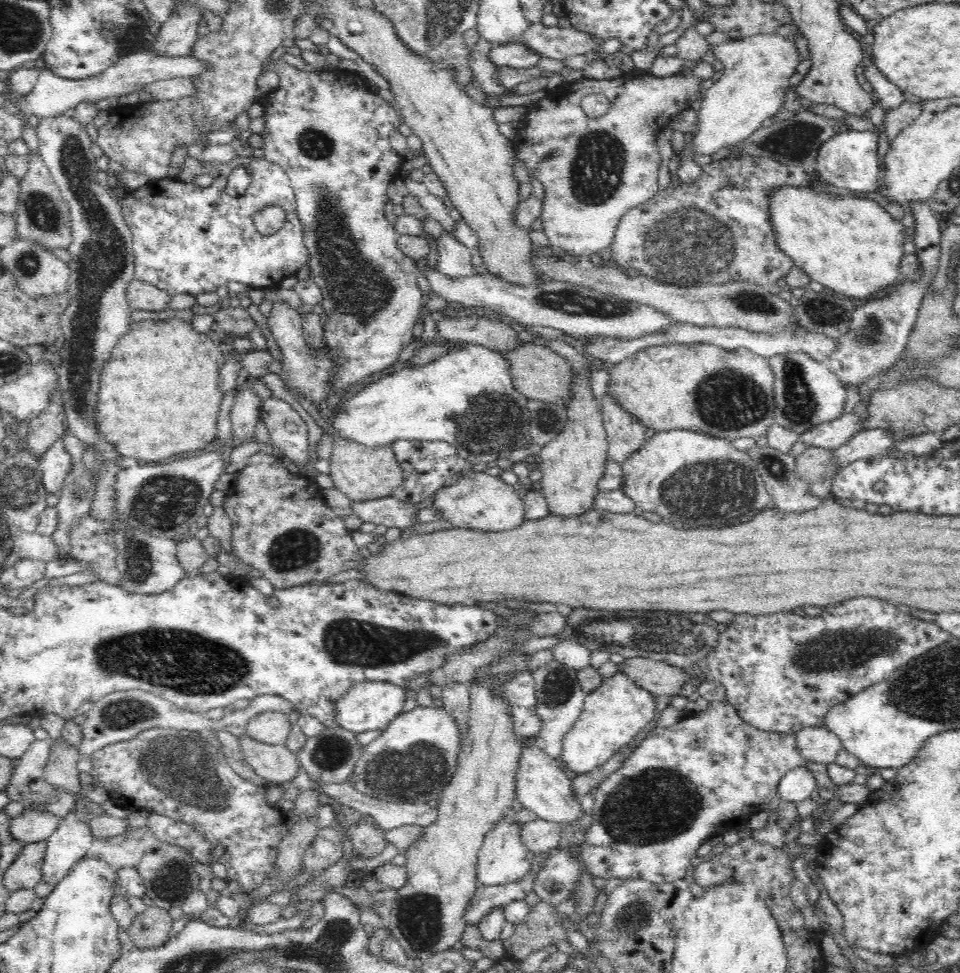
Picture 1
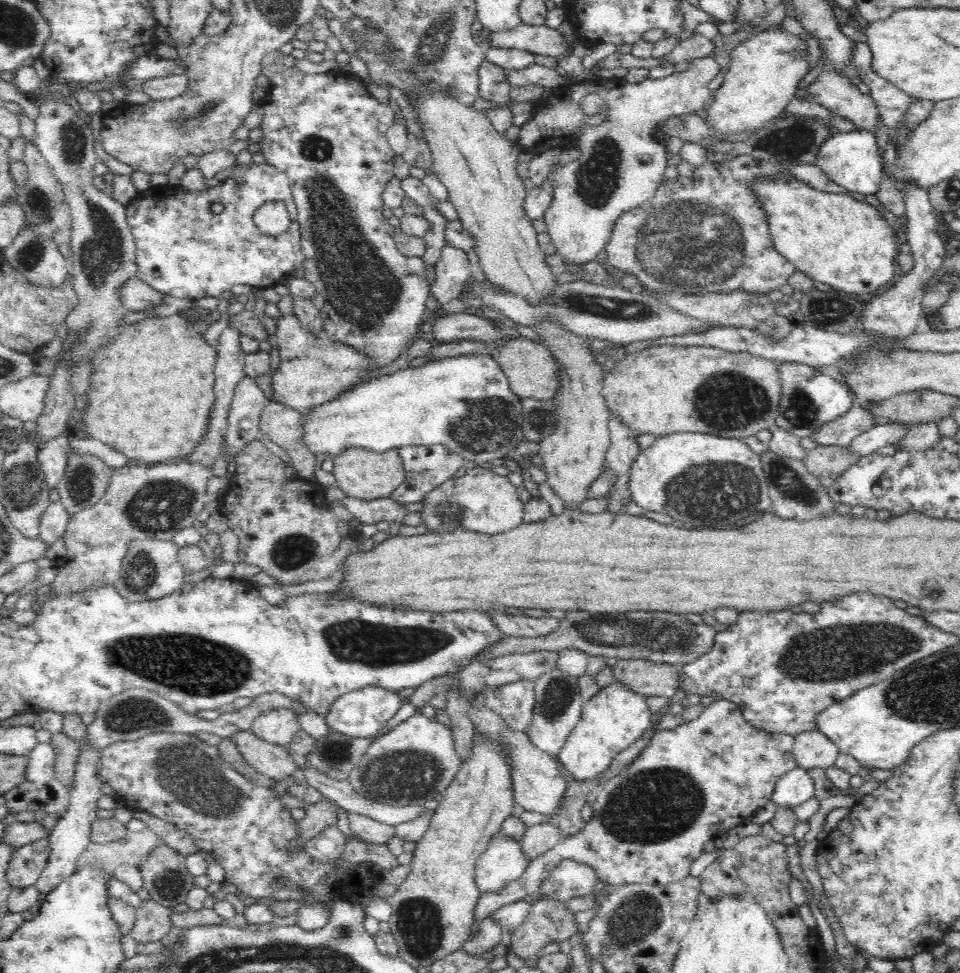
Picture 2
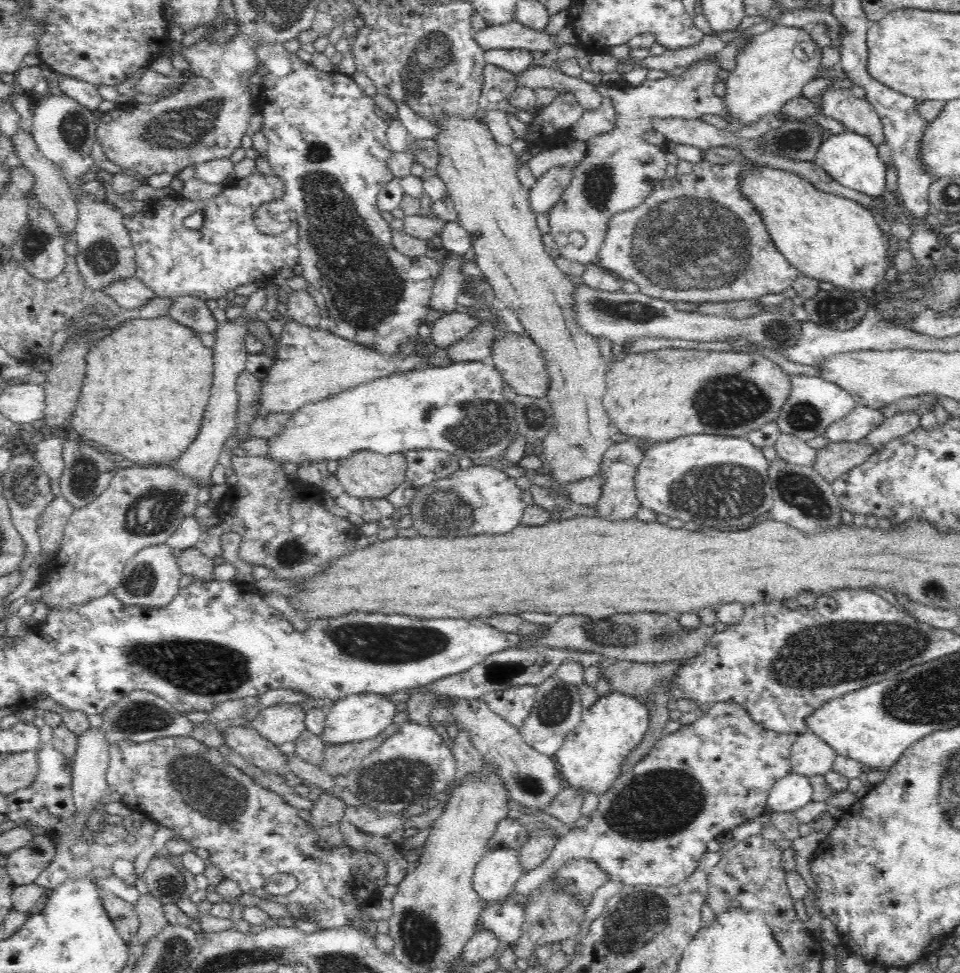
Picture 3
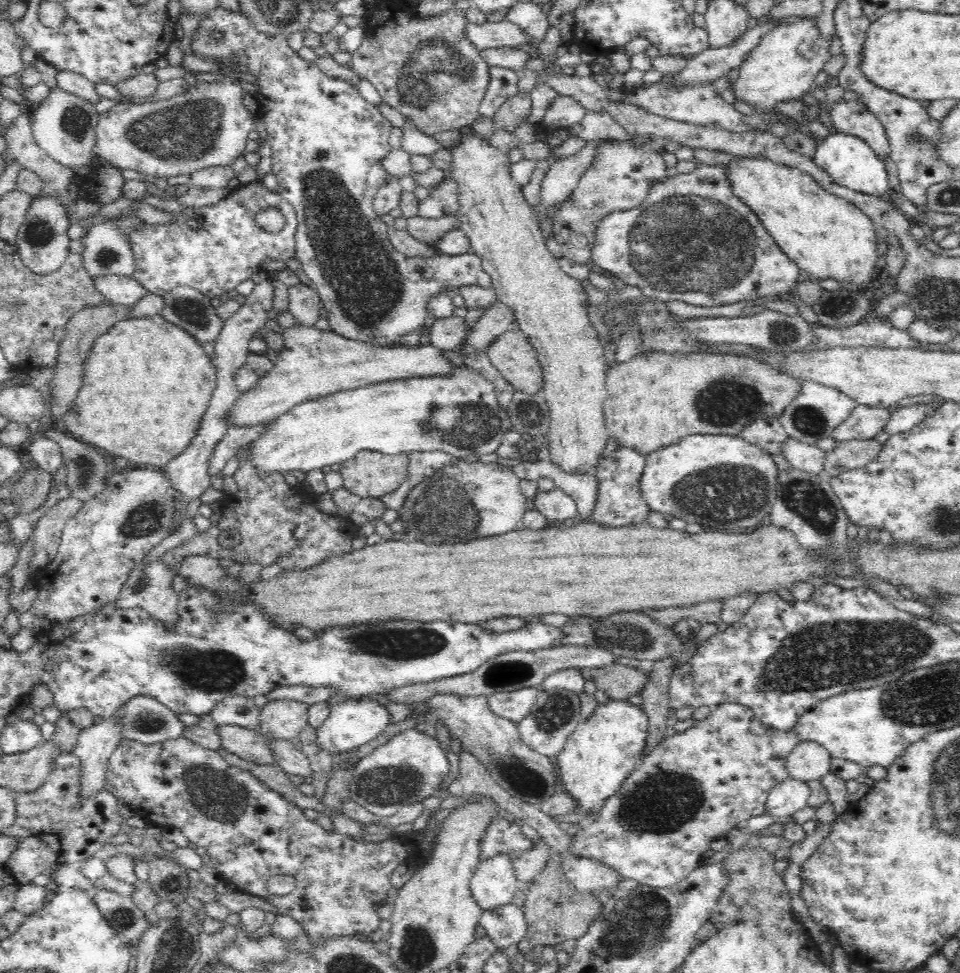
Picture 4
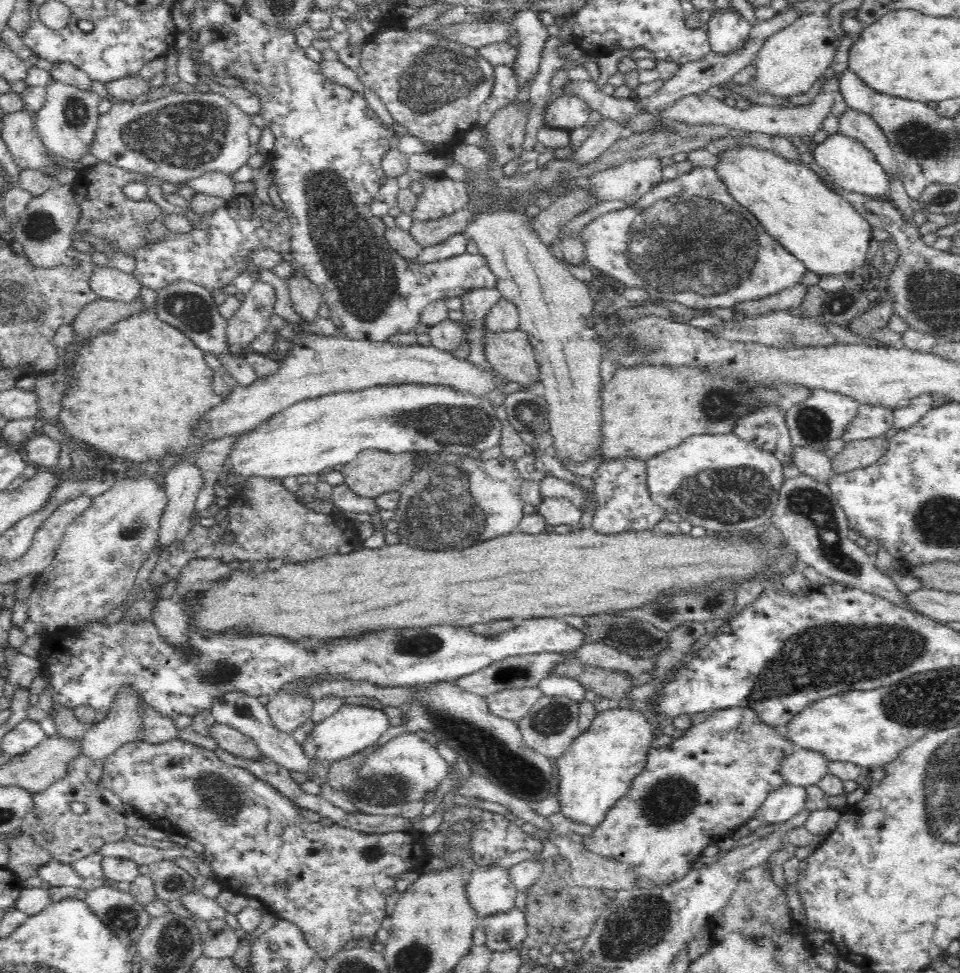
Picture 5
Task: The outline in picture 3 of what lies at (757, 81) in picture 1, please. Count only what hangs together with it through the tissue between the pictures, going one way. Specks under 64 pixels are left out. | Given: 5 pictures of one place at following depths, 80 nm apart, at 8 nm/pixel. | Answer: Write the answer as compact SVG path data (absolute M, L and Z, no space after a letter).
M774 24L770 30L754 36L754 40L748 46L744 46L744 50L738 50L735 68L728 73L725 81L726 94L723 98L726 107L734 113L734 117L740 117L744 124L752 124L764 116L772 117L780 112L781 106L802 95L804 86L814 80L820 64L822 64L822 46L814 44L809 26L798 28Z

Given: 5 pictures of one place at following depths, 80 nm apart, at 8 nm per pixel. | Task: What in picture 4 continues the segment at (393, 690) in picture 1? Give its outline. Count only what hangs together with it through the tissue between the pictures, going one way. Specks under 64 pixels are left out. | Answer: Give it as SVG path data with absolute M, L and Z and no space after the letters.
M352 698L331 707L330 716L316 727L316 746L320 751L335 758L352 754L361 745L378 738L390 724L389 712L385 705L369 698Z

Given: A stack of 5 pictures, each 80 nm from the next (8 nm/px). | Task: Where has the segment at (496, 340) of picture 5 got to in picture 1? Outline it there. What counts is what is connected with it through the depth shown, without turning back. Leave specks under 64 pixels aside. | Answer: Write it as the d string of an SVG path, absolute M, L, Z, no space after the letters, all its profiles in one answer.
M523 341L512 350L500 353L501 357L507 362L513 387L522 396L530 400L552 401L554 404L565 406L569 399L569 388L573 383L575 372L564 357L552 351L550 347Z

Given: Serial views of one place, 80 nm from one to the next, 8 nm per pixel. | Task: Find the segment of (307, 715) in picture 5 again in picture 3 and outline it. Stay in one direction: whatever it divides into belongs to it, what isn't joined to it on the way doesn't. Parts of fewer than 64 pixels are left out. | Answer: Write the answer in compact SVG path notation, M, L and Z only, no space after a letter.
M280 703L261 708L248 726L276 745L294 742L306 730L306 712L300 703Z

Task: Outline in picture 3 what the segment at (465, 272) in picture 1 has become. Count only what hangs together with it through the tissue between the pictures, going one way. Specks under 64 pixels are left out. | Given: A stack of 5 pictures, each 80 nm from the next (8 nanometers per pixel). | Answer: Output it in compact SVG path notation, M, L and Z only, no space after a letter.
M447 252L445 258L446 266L443 268L443 274L435 282L429 300L429 308L433 315L454 312L458 306L456 298L462 293L462 288L465 285L464 277L460 273L459 255Z

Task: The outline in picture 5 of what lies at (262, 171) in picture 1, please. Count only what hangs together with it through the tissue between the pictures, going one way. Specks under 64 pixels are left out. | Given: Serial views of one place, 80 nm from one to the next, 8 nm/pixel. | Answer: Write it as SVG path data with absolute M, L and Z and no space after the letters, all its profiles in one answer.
M244 194L216 211L198 215L201 220L191 223L190 232L170 232L166 240L136 250L133 276L138 283L157 292L172 282L190 280L214 293L233 284L235 278L247 270L244 262L248 262L252 250L267 246L281 254L290 253L291 228L286 206L281 210L262 204L255 194Z

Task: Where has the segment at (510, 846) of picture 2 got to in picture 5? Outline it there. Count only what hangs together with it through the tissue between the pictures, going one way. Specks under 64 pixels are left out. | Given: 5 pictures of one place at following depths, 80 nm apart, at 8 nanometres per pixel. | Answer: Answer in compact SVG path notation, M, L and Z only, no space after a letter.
M498 863L481 869L474 867L465 884L468 905L472 907L472 911L475 912L478 919L515 910L516 892L515 886L509 881L507 869L498 866Z

